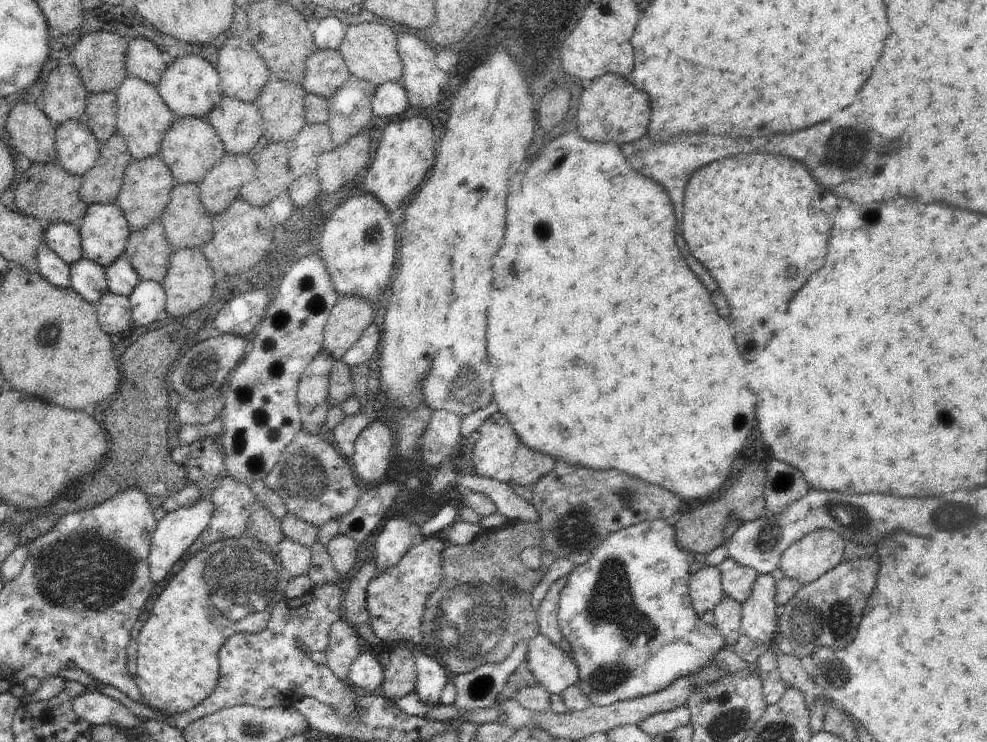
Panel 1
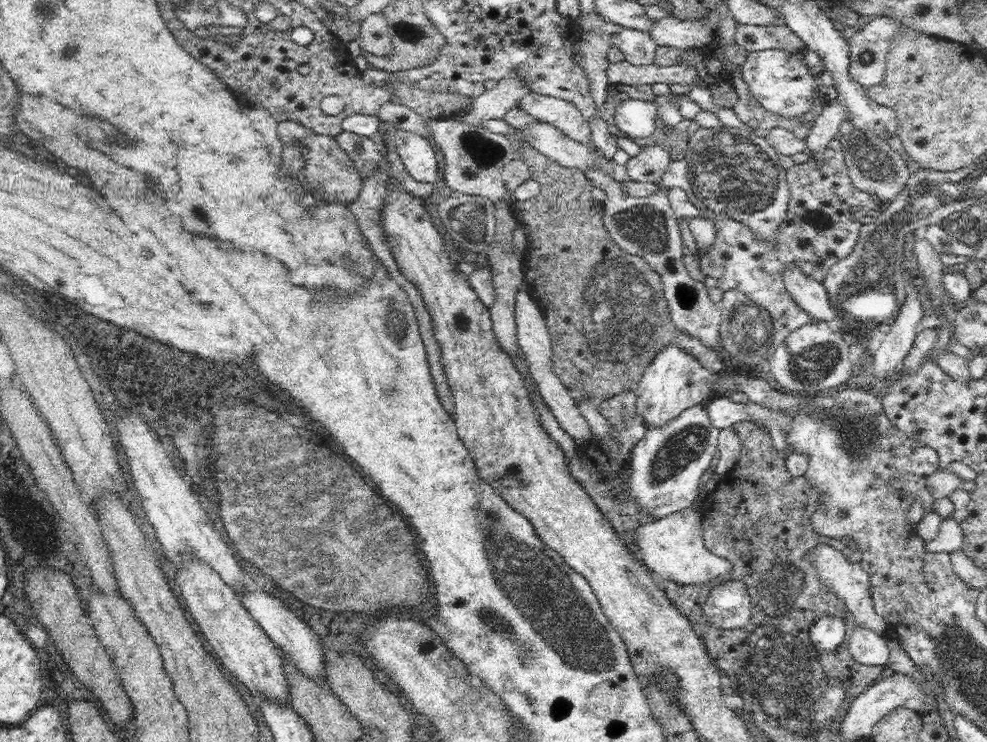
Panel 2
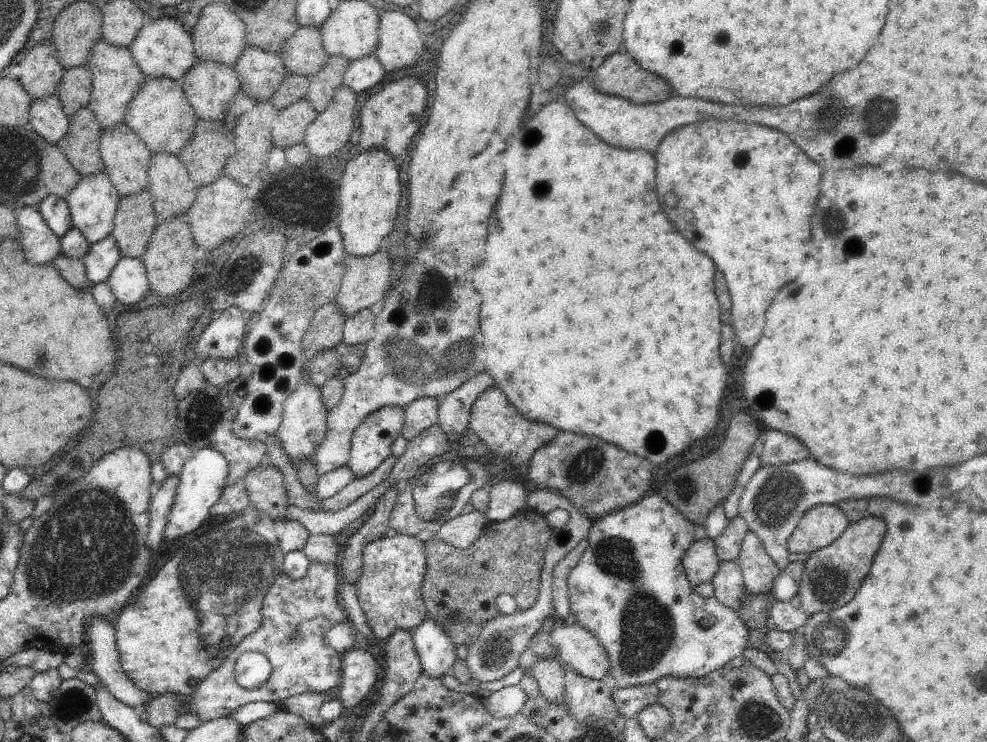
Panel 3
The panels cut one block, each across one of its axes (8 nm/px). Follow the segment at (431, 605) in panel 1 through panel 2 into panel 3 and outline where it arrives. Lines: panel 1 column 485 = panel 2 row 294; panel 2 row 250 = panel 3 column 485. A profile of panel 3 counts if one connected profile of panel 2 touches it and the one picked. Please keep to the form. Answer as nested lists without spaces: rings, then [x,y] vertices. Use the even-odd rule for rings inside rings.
[[[530,507],[518,511],[505,521],[489,521],[478,540],[465,549],[453,547],[437,536],[431,535],[424,542],[427,573],[421,586],[428,618],[441,625],[443,631],[454,642],[454,646],[470,647],[479,637],[481,628],[500,614],[496,603],[496,598],[500,594],[508,594],[515,598],[518,610],[528,610],[538,600],[543,558],[550,537],[551,528],[546,518],[537,511],[531,510]]]

